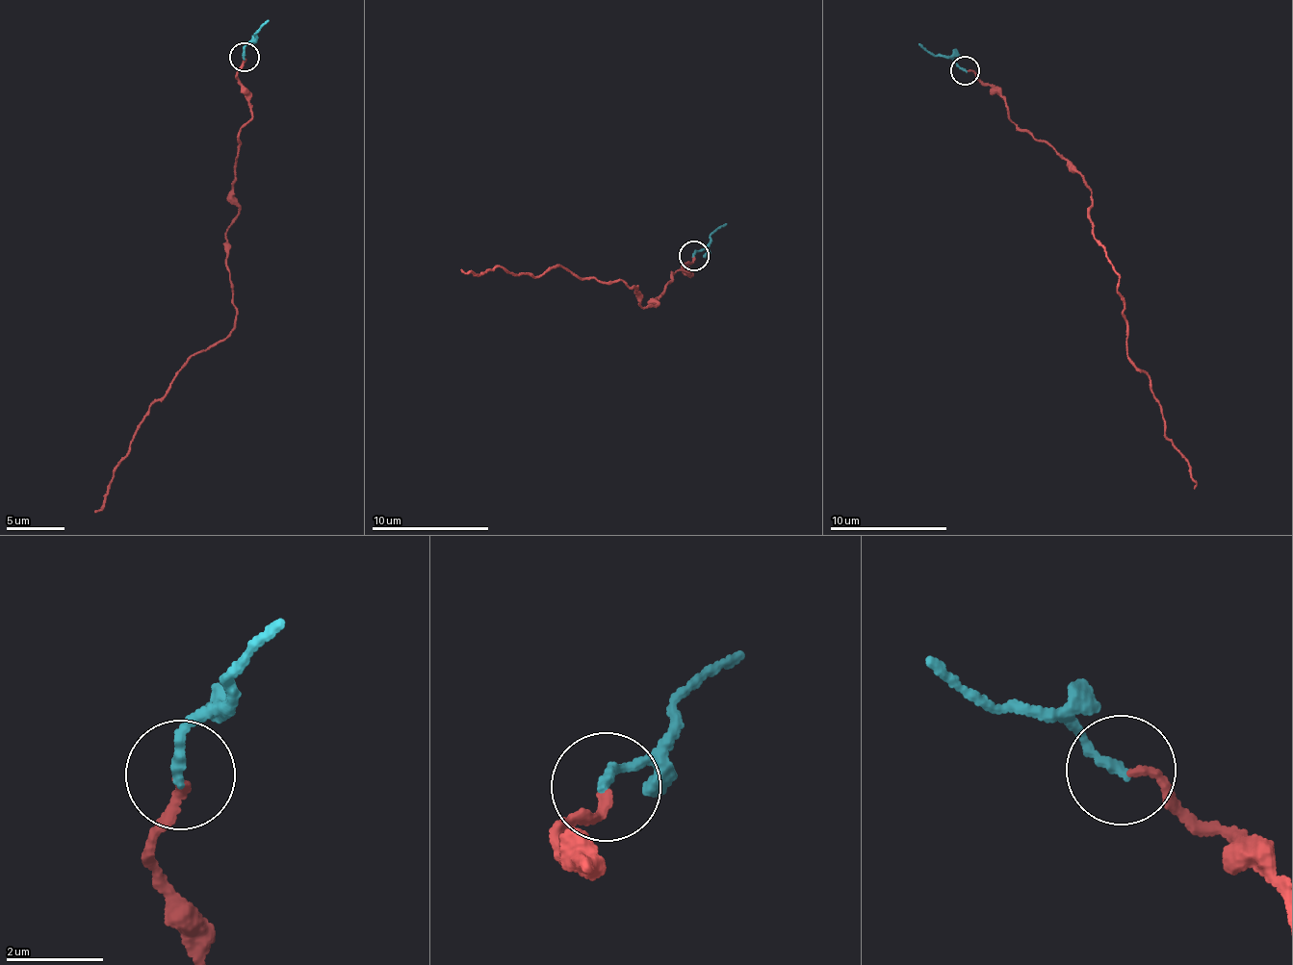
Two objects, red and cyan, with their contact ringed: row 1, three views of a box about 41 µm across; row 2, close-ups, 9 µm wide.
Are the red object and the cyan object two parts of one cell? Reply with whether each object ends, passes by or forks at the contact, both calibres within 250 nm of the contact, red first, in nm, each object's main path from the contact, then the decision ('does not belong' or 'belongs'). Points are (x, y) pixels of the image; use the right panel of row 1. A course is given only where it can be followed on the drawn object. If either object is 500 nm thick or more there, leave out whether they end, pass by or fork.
red ends; cyan ends; calibres 190 and 200 nm; course red (966, 69), (1092, 190), (1092, 234), (1115, 273), (1126, 354), (1150, 381), (1193, 488); course cyan (966, 69), (953, 60), (931, 55), (918, 42); belongs

